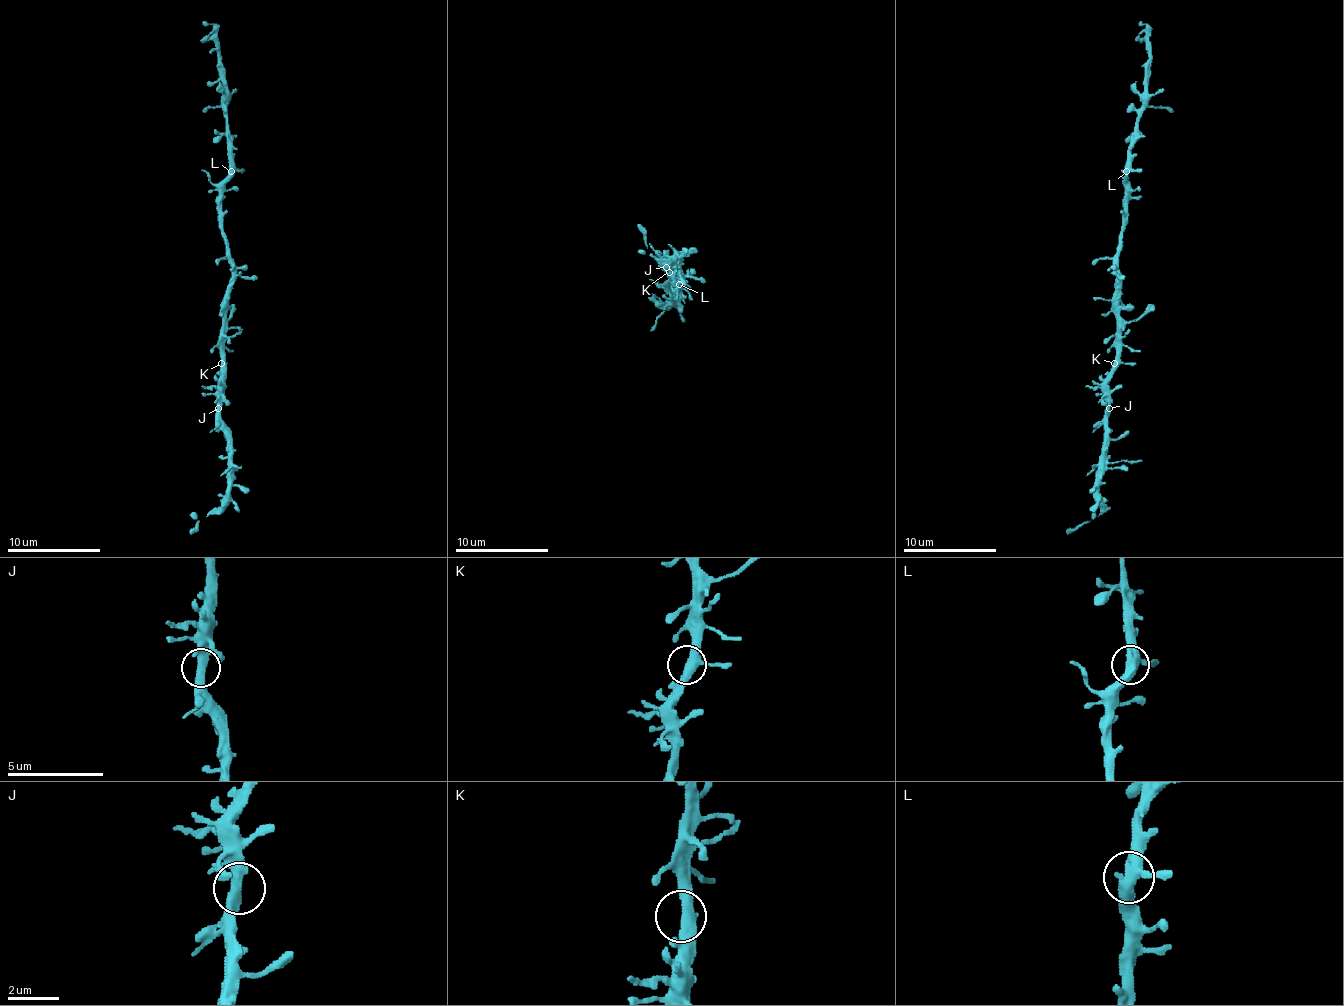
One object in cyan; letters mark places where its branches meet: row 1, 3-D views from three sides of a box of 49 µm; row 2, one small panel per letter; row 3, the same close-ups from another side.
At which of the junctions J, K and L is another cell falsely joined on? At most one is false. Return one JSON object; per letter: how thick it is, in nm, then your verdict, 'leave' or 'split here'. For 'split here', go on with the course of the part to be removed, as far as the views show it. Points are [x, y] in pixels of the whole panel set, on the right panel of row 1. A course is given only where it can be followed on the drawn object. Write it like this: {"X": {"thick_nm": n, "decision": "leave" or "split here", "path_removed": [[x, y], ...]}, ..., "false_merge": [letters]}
{"J": {"thick_nm": 360, "decision": "leave"}, "K": {"thick_nm": 380, "decision": "leave"}, "L": {"thick_nm": 380, "decision": "leave"}, "false_merge": []}

